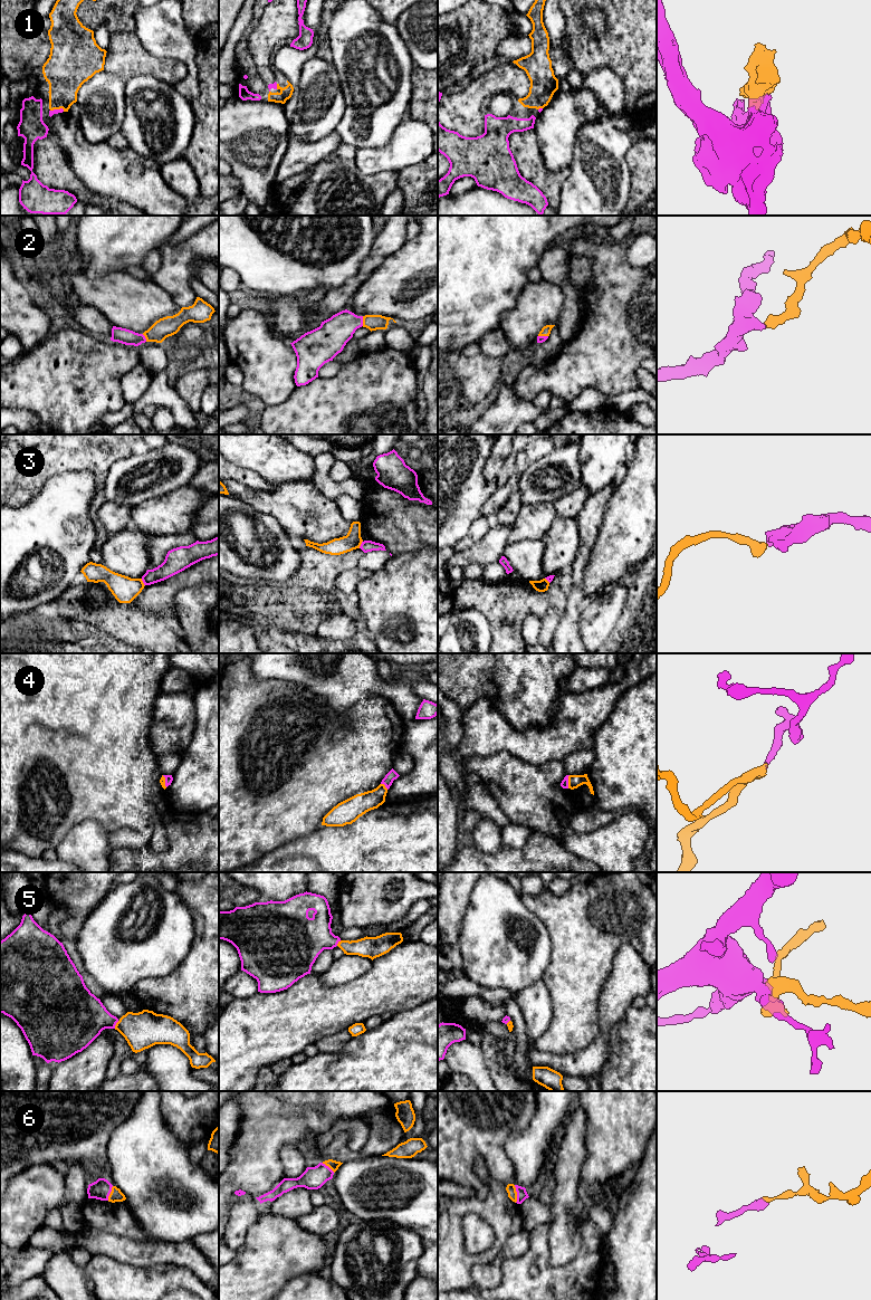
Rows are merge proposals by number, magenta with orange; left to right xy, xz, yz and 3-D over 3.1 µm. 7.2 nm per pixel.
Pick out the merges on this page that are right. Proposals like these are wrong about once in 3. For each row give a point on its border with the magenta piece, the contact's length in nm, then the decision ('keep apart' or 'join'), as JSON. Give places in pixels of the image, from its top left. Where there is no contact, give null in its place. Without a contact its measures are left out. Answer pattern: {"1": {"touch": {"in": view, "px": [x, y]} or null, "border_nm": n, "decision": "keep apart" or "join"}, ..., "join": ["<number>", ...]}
{"1": {"touch": {"in": "xy", "px": [57, 110]}, "border_nm": 100, "decision": "join"}, "2": {"touch": {"in": "xz", "px": [362, 321]}, "border_nm": 70, "decision": "join"}, "3": {"touch": {"in": "xy", "px": [143, 582]}, "border_nm": 60, "decision": "keep apart"}, "4": {"touch": {"in": "yz", "px": [567, 782]}, "border_nm": 100, "decision": "join"}, "5": {"touch": {"in": "xy", "px": [115, 1024]}, "border_nm": 70, "decision": "join"}, "6": {"touch": {"in": "yz", "px": [517, 1194]}, "border_nm": 130, "decision": "join"}, "join": ["1", "2", "4", "5", "6"]}

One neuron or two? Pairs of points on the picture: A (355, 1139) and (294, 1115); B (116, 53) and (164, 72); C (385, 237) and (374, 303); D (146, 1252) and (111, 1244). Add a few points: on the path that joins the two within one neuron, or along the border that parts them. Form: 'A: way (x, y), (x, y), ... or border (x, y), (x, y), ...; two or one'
A: border (352, 1117), (337, 1118), (327, 1129), (314, 1138); two
B: way (128, 58), (152, 65); one
C: border (400, 247), (362, 283); two
D: way (137, 1252), (120, 1248); one

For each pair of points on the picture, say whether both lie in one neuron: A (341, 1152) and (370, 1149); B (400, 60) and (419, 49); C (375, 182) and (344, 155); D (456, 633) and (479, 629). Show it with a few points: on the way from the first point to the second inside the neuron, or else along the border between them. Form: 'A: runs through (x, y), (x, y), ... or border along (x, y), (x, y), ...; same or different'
A: runs through (347, 1155), (363, 1153); same
B: border along (398, 30), (415, 66); different
C: runs through (366, 182), (347, 164); same
D: runs through (461, 633), (469, 633), (474, 630); same

